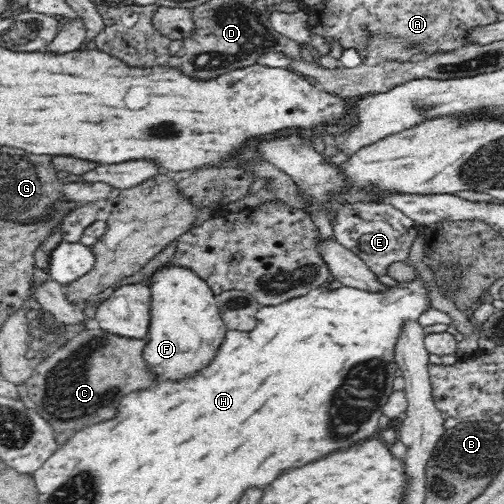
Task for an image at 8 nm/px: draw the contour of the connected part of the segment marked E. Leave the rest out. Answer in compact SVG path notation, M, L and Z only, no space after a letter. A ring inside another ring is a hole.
M354 203L338 207L336 214L335 221L331 220L335 240L364 260L378 277L391 276L392 265L407 259L418 236L418 223L391 204Z

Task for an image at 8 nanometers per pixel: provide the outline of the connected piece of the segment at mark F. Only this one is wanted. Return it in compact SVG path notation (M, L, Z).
M168 268L154 273L150 324L142 358L150 370L164 380L184 380L206 368L216 356L229 331L216 306L215 294L192 270Z

